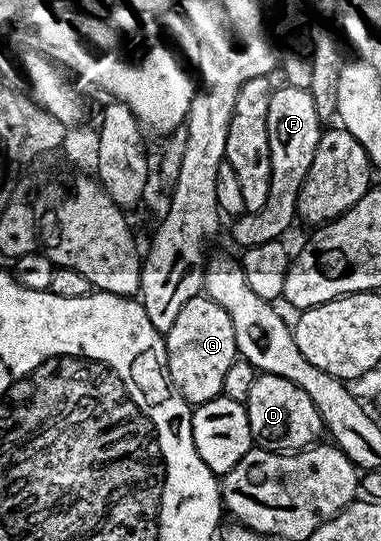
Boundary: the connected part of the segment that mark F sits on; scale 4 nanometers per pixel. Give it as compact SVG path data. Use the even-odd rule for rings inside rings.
M282 83L274 87L271 102L267 106L267 142L271 162L275 166L275 183L269 187L267 202L254 212L245 212L232 221L233 240L238 249L263 246L263 242L281 240L284 232L297 220L299 190L311 170L311 158L315 158L315 146L323 131L323 119L315 108L315 100L307 88Z

